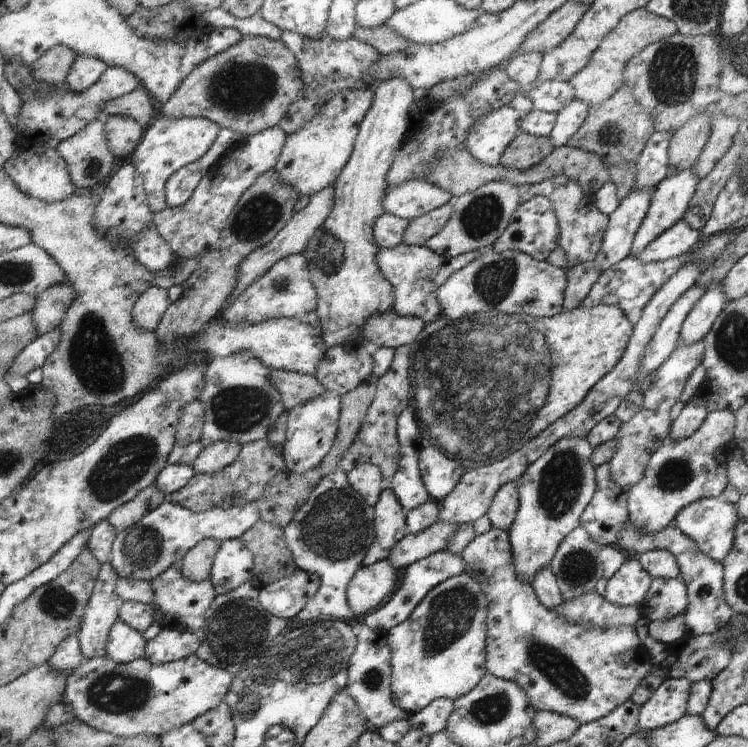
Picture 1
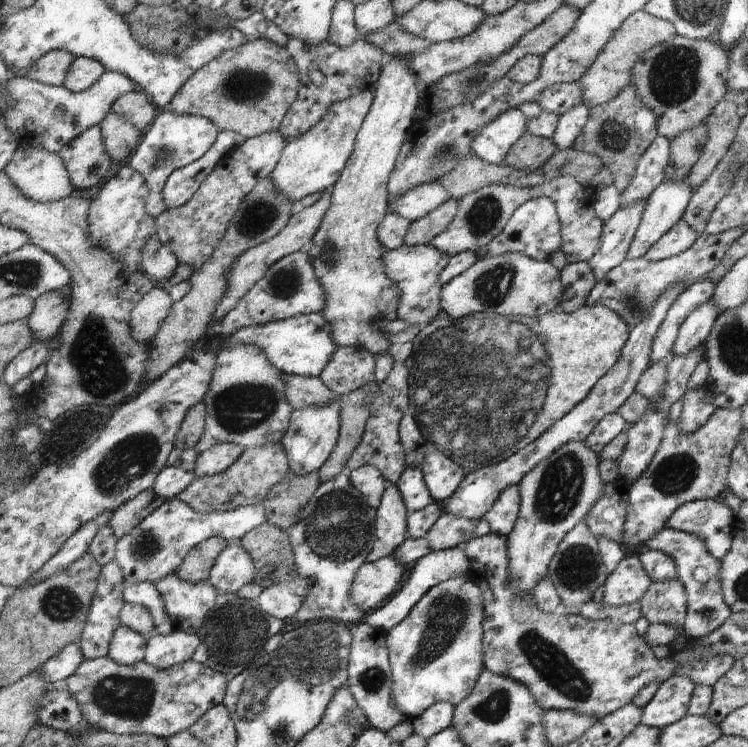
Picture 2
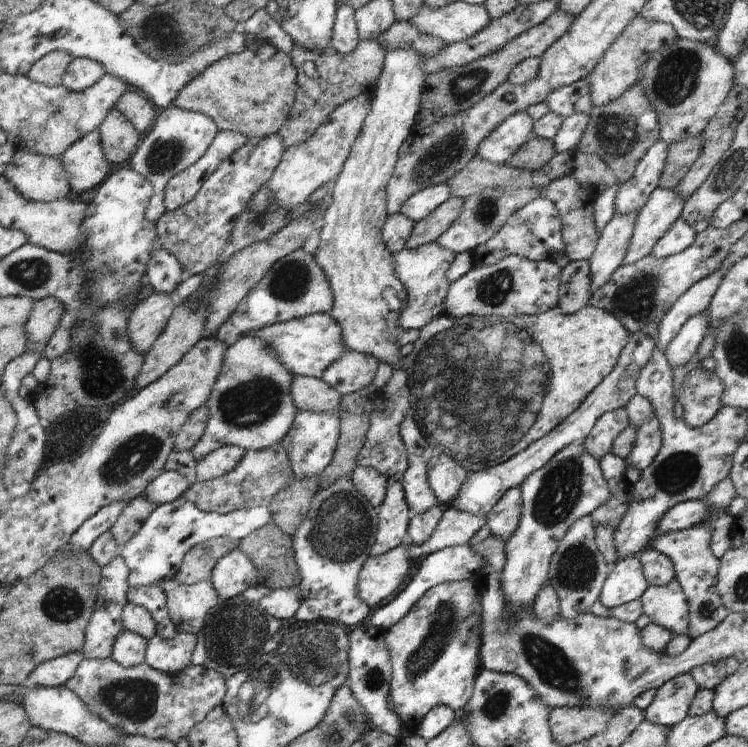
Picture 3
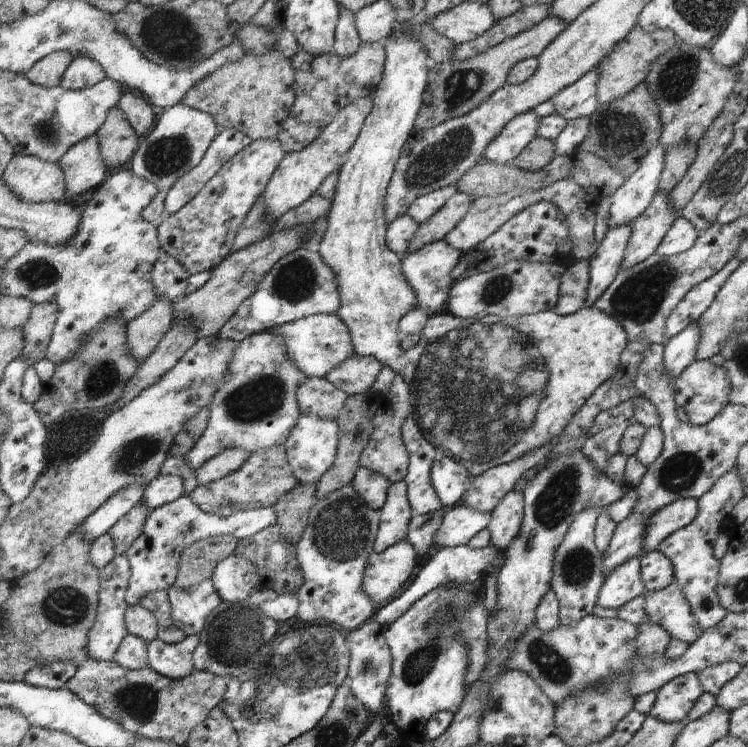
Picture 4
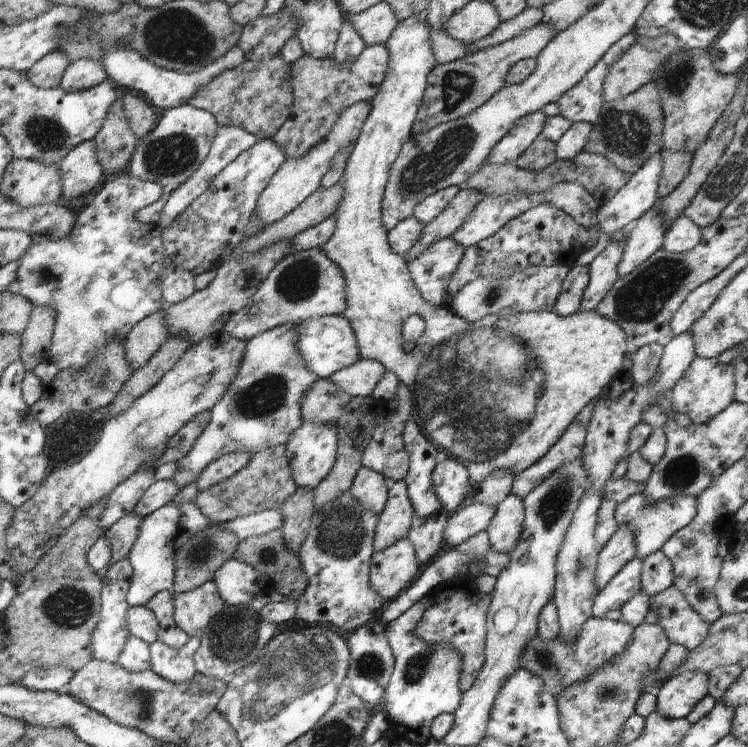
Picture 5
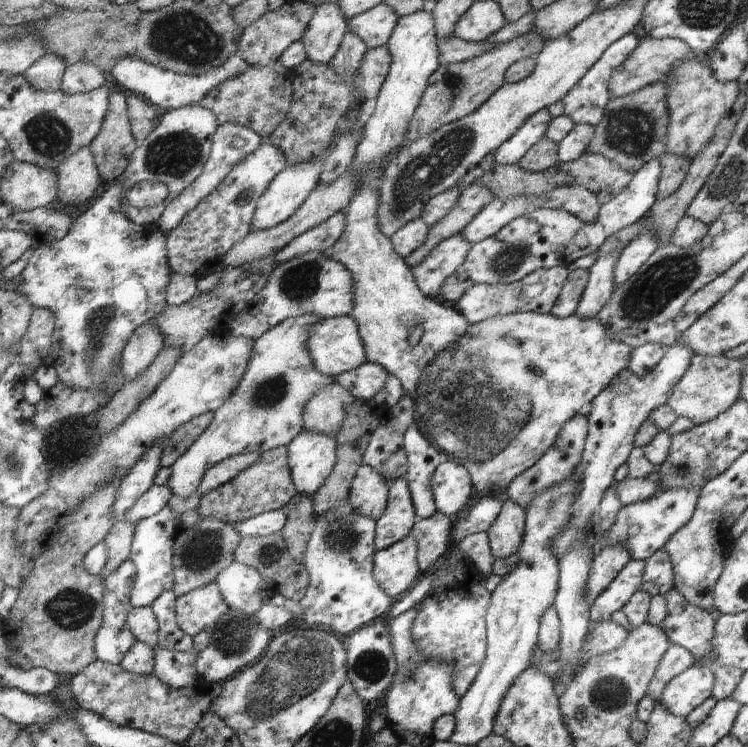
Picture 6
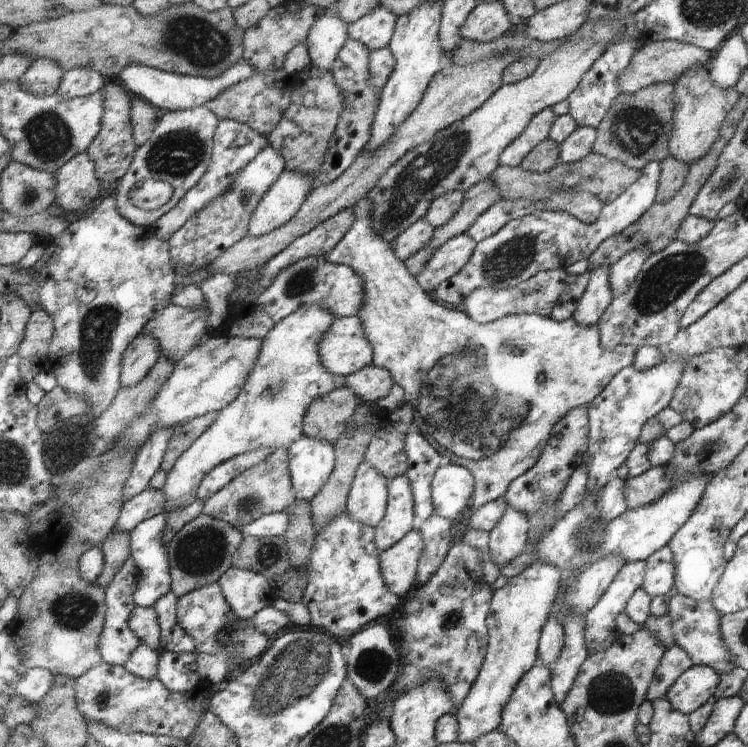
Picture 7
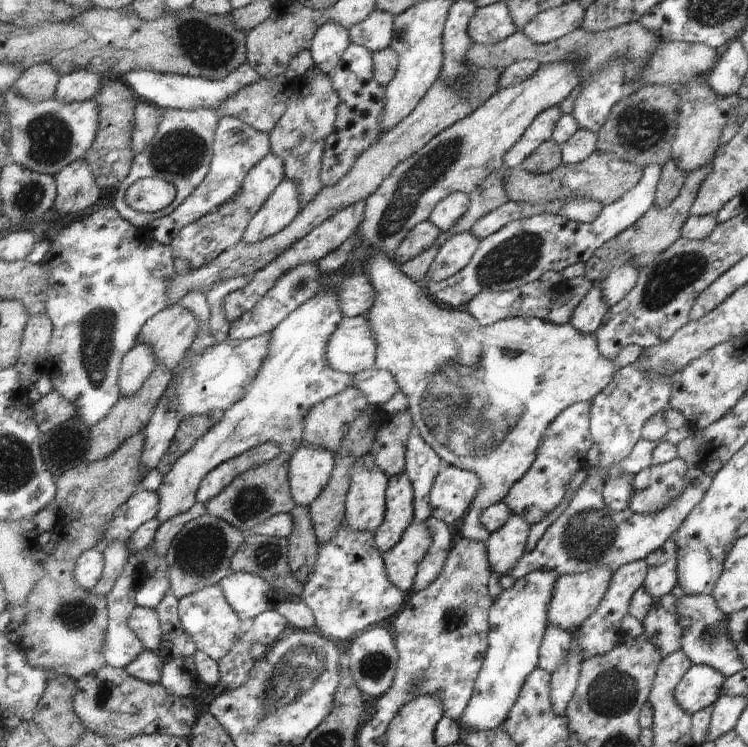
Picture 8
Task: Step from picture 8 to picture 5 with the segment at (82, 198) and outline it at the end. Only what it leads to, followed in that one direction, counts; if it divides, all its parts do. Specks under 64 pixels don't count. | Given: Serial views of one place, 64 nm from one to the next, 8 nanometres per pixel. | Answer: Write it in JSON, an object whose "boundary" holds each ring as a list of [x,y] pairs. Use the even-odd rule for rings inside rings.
{"boundary":[[[93,140],[81,142],[58,162],[61,195],[65,198],[77,198],[85,192],[95,191],[105,180],[94,149]]]}

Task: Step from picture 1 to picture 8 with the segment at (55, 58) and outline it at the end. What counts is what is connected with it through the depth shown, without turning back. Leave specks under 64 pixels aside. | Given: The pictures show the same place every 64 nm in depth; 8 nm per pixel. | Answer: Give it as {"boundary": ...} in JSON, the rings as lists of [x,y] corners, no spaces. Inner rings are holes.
{"boundary":[[[36,64],[22,71],[10,89],[29,102],[43,102],[53,98],[59,77],[49,64]]]}

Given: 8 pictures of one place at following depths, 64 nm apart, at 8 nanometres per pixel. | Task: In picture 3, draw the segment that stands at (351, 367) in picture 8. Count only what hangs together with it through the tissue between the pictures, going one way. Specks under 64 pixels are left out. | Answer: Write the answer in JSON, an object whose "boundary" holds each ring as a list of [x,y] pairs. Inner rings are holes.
{"boundary":[[[328,313],[310,314],[259,330],[249,330],[245,332],[245,337],[247,336],[259,338],[261,342],[265,342],[287,372],[302,377],[320,379],[325,368],[333,364],[345,352],[345,344],[341,342],[341,328],[335,324],[335,320]]]}

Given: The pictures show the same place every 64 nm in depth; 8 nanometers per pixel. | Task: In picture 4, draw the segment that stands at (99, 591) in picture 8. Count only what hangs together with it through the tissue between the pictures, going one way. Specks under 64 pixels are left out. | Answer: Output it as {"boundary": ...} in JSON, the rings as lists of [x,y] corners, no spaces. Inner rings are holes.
{"boundary":[[[137,503],[106,532],[113,542],[114,556],[124,555],[127,552],[127,548],[141,534],[141,527],[147,515],[147,508]]]}

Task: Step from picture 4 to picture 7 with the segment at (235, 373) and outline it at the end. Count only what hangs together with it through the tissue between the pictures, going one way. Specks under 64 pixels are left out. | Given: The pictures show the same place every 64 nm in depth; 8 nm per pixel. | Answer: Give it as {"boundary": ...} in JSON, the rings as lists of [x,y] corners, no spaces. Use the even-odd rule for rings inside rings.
{"boundary":[[[303,304],[273,325],[261,339],[257,360],[239,396],[219,411],[215,422],[193,440],[169,469],[160,487],[165,496],[163,511],[167,513],[173,507],[189,505],[205,474],[218,464],[267,446],[289,450],[289,446],[301,438],[302,418],[307,406],[345,384],[343,376],[327,372],[317,356],[317,342],[335,318],[317,304]]]}

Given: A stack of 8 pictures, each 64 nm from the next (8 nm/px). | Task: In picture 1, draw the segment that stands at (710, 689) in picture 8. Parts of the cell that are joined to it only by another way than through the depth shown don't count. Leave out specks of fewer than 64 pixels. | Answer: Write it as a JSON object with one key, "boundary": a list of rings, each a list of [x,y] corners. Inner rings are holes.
{"boundary":[[[667,677],[646,700],[637,713],[638,728],[653,730],[679,720],[686,714],[689,681]]]}

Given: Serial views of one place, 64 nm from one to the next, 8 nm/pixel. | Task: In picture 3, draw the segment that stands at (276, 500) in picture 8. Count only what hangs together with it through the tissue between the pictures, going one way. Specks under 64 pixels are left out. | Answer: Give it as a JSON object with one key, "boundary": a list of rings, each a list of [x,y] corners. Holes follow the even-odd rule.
{"boundary":[[[279,443],[261,450],[246,449],[245,456],[237,462],[233,470],[213,480],[196,480],[180,497],[201,512],[227,514],[239,509],[265,507],[273,500],[273,496],[293,479],[285,449]]]}

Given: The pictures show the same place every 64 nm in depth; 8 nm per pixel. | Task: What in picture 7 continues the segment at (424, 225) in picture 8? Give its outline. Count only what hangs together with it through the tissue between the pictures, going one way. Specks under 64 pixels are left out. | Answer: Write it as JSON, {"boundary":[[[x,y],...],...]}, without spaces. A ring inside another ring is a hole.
{"boundary":[[[416,220],[393,240],[393,244],[391,244],[393,256],[399,262],[407,260],[409,256],[413,256],[415,252],[419,252],[429,242],[432,230],[433,228],[425,220]]]}

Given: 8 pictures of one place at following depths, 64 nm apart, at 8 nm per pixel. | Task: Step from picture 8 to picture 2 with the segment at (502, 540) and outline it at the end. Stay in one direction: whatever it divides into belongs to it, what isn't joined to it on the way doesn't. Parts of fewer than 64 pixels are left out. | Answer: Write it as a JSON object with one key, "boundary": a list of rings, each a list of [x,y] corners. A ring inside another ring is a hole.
{"boundary":[[[516,485],[508,486],[497,494],[497,500],[482,516],[489,525],[490,532],[507,536],[513,530],[517,520],[519,501]]]}

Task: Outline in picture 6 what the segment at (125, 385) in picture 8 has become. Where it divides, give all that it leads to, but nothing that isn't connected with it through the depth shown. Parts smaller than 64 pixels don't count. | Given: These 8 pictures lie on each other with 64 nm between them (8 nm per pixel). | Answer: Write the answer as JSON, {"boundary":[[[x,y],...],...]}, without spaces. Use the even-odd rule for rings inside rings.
{"boundary":[[[154,319],[133,330],[119,355],[124,382],[131,381],[149,366],[153,358],[164,348],[162,341],[162,333],[154,324]]]}

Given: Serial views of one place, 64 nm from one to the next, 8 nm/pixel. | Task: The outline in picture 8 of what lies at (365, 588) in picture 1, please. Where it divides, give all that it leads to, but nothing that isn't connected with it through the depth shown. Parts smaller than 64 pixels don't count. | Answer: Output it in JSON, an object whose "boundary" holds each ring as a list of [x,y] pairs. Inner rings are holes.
{"boundary":[[[425,522],[411,523],[393,548],[380,553],[387,580],[408,595],[417,563],[421,562],[429,546],[431,546],[431,536],[426,530]]]}

